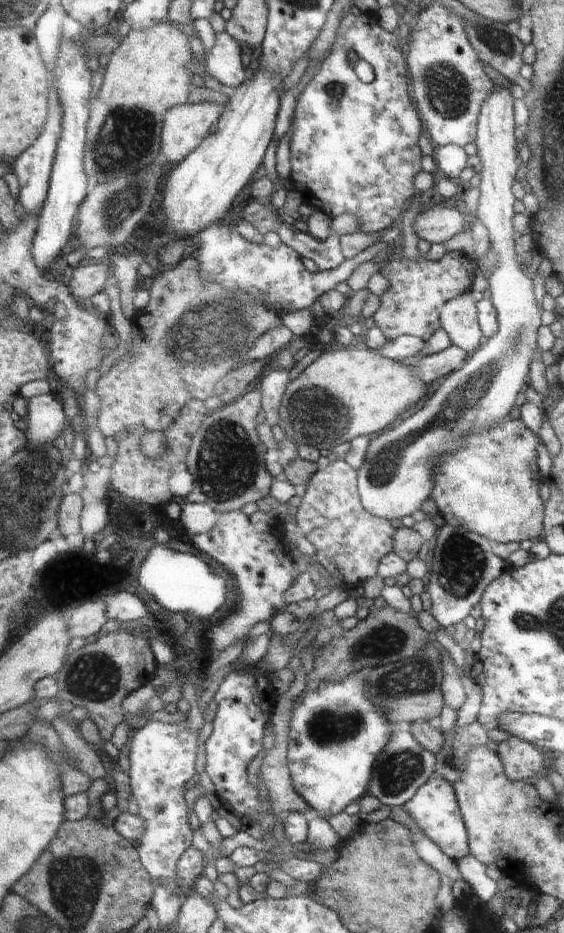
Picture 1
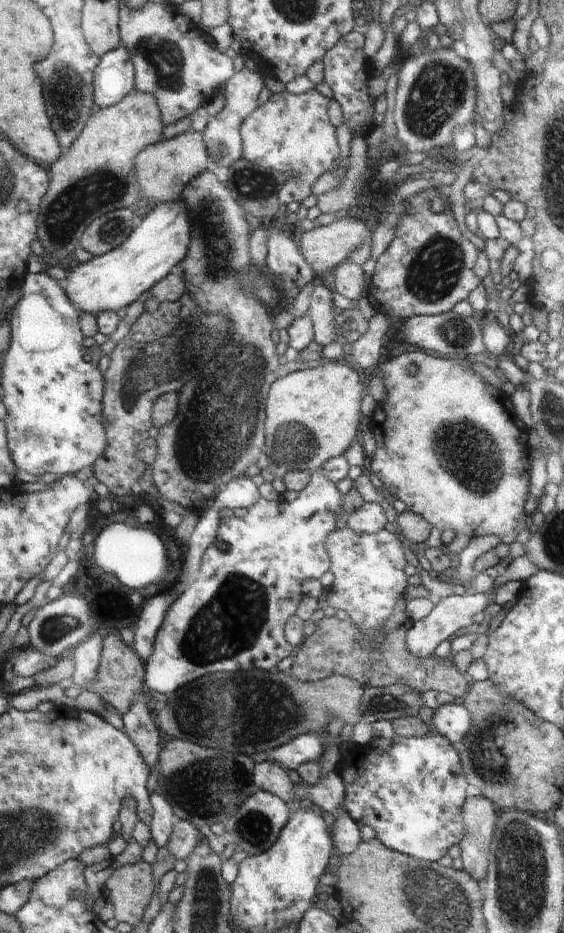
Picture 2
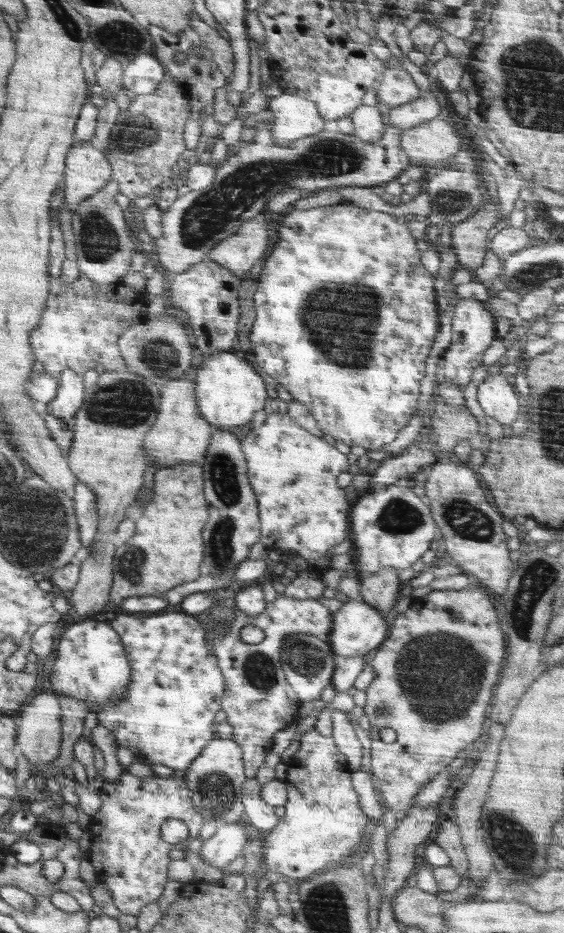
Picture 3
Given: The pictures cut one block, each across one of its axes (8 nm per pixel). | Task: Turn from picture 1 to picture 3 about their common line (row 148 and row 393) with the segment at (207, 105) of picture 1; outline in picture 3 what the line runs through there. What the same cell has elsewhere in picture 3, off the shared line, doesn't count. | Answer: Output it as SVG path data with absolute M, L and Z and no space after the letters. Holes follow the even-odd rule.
M194 370L162 388L163 402L159 420L145 440L145 451L150 455L152 465L168 469L182 463L202 463L209 454L214 435L220 428L202 417L197 387L198 378Z

